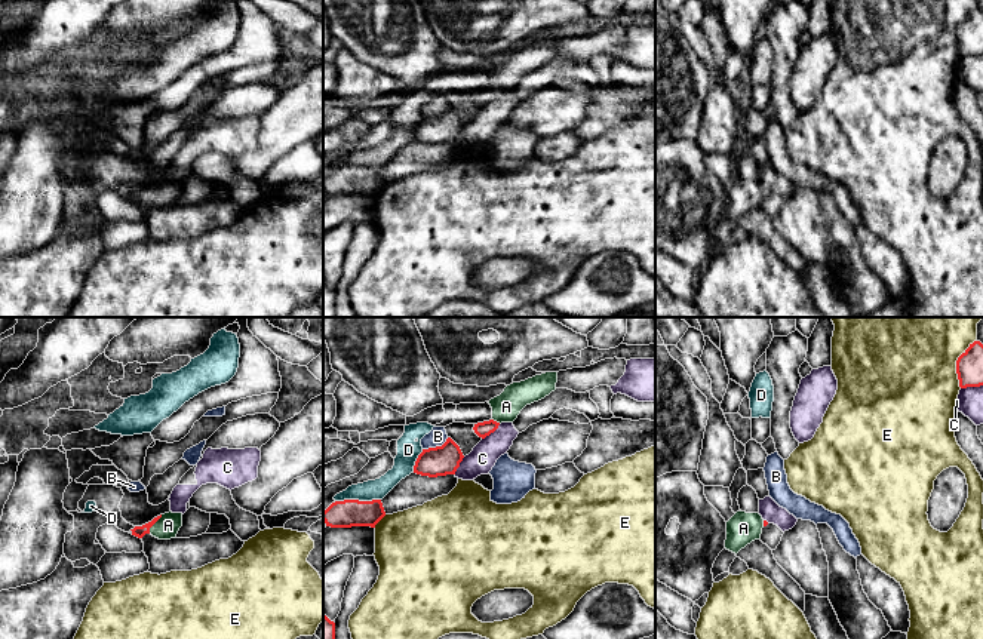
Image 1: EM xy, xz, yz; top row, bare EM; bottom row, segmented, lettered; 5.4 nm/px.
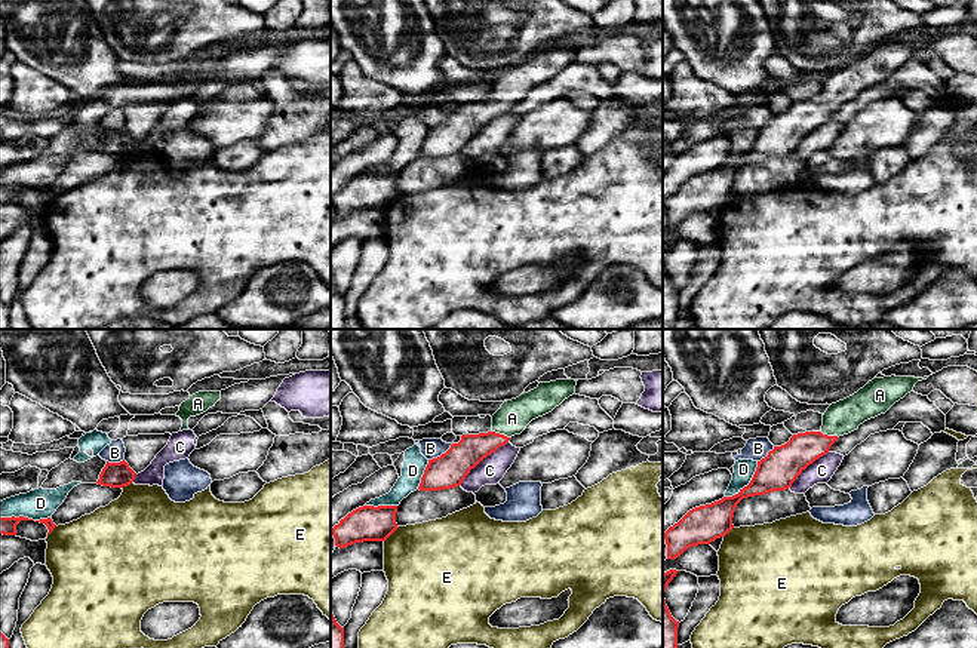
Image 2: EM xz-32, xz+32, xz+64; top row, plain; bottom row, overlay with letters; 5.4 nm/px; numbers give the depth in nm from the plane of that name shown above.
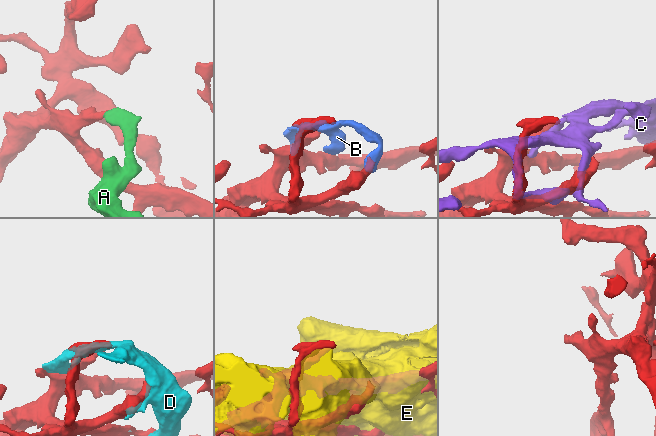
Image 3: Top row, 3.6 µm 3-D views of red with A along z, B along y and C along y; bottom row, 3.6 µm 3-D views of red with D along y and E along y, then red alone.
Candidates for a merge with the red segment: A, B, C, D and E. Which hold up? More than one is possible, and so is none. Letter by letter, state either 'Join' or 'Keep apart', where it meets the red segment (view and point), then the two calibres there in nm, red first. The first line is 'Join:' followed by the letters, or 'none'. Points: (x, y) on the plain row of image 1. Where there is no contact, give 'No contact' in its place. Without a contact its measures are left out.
Join: A
A: Join. Touches red at xy (154, 190). Thickness 60 nm (red) against 120 nm
B: Keep apart. Touches red at xz (436, 114). Thickness 160 nm (red) against 100 nm
C: Keep apart. Touches red at xz (491, 100). Thickness 80 nm (red) against 150 nm
D: Keep apart. Touches red at xz (358, 168). Thickness 150 nm (red) against 110 nm
E: Keep apart. Touches red at yz (957, 31). Thickness 140 nm (red) against 480 nm

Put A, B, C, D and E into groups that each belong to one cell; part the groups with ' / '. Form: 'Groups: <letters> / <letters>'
Groups: A / B / C / D / E

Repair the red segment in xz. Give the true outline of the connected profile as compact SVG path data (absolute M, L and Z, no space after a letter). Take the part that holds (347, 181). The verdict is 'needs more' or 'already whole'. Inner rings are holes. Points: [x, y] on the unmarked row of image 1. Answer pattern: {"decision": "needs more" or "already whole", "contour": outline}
{"decision": "already whole", "contour": "M344 168L332 170L323 179L323 190L331 196L371 194L385 184L381 168Z"}

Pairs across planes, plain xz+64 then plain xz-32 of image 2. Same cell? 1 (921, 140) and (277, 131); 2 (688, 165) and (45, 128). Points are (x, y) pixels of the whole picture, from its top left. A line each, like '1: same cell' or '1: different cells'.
1: same cell
2: different cells

